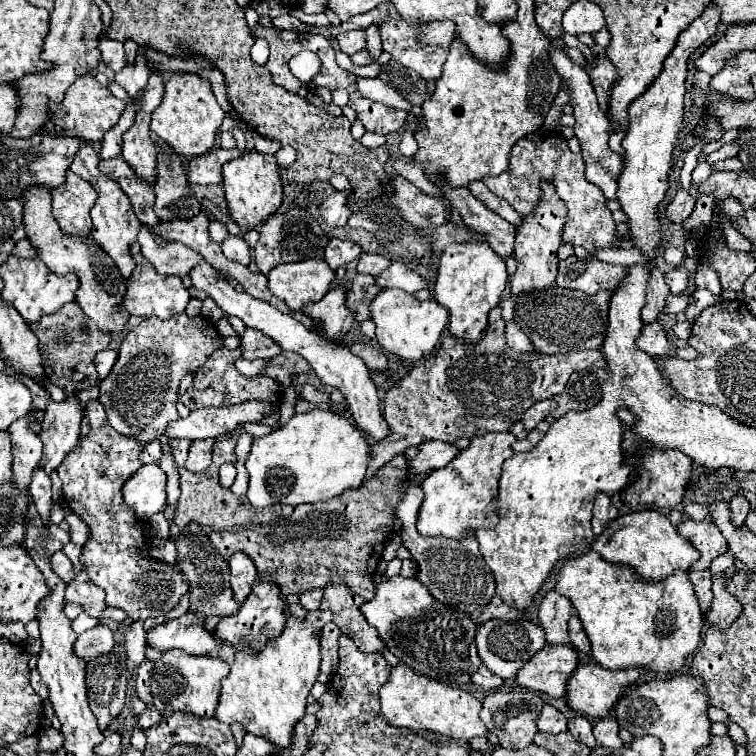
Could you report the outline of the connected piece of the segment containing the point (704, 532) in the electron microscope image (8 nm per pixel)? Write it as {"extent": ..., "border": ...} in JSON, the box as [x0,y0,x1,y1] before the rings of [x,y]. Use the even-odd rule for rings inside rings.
{"extent":[676,520,728,570],"border":[[[682,520],[676,528],[678,528],[678,534],[682,534],[682,538],[686,538],[700,552],[698,562],[694,562],[690,566],[690,570],[710,568],[710,562],[728,550],[726,538],[722,536],[718,526],[714,526],[714,524],[696,522],[696,520]]]}

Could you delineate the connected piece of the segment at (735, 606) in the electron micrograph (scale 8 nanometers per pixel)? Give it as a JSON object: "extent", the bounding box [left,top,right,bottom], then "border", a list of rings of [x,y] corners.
{"extent":[706,574,742,630],"border":[[[714,574],[714,602],[712,602],[710,612],[706,614],[706,620],[710,624],[718,624],[722,630],[730,626],[742,610],[742,606],[736,602],[736,598],[726,592],[724,584],[726,584],[726,576]]]}

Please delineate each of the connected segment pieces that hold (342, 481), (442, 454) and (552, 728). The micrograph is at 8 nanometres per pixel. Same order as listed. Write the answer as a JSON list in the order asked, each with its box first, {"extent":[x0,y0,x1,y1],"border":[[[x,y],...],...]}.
[{"extent":[246,408,370,508],"border":[[[314,408],[306,414],[294,414],[282,428],[252,440],[252,452],[246,456],[250,474],[246,496],[256,508],[330,500],[348,488],[358,488],[366,476],[368,462],[370,444],[366,434],[332,410]]]},{"extent":[410,442,460,474],"border":[[[424,442],[418,450],[420,450],[418,456],[410,462],[412,474],[422,474],[422,472],[442,468],[448,462],[452,462],[460,452],[458,446],[446,444],[446,442]]]},{"extent":[538,704,568,734],"border":[[[544,704],[542,712],[540,712],[540,718],[538,718],[538,730],[540,732],[550,732],[550,734],[558,734],[558,732],[564,732],[568,730],[566,728],[566,716],[556,710],[552,704]]]}]

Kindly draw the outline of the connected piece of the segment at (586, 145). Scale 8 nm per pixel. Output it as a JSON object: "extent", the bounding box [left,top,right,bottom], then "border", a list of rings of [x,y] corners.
{"extent":[550,46,622,200],"border":[[[550,46],[550,58],[552,58],[552,64],[556,66],[558,74],[562,76],[562,80],[568,80],[570,88],[572,88],[572,100],[570,104],[574,106],[574,118],[576,118],[576,124],[574,124],[574,132],[576,132],[576,138],[580,140],[580,146],[582,146],[582,158],[584,158],[584,164],[586,164],[586,180],[596,184],[606,200],[614,200],[616,198],[616,190],[618,190],[618,174],[622,170],[622,158],[620,154],[616,154],[614,150],[610,150],[608,146],[608,138],[610,138],[610,120],[606,118],[606,114],[598,108],[598,102],[596,102],[596,94],[590,86],[590,76],[586,74],[586,70],[582,70],[580,66],[576,66],[562,50],[560,46]]]}

